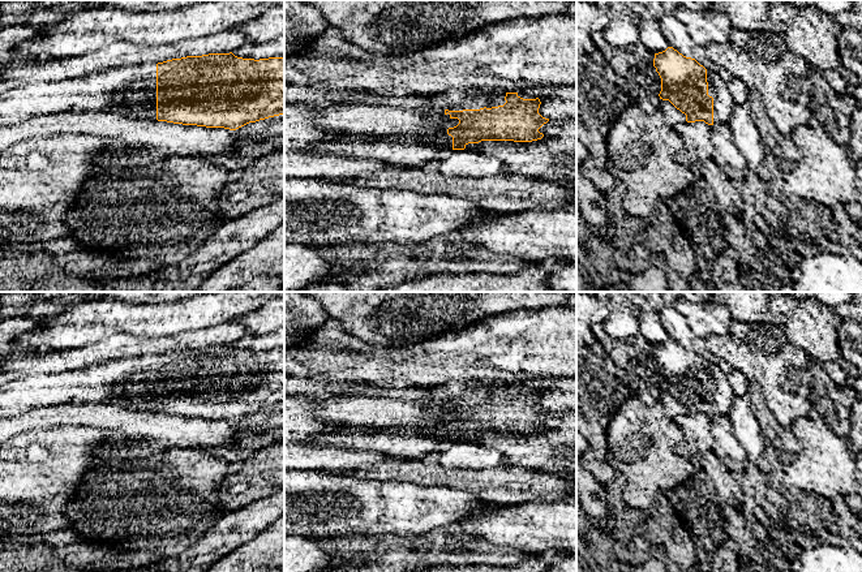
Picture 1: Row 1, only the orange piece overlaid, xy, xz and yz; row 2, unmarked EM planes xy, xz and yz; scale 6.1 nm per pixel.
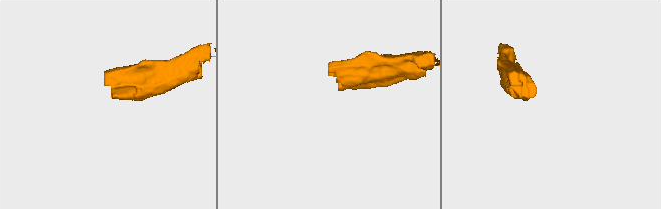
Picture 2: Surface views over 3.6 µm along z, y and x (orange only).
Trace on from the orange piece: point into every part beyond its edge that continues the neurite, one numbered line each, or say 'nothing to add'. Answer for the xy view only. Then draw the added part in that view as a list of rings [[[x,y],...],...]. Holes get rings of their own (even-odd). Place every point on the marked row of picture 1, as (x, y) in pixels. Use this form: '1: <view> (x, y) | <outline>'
1: xy (131, 90) | [[[156,63],[124,65],[82,78],[33,83],[0,94],[0,126],[56,113],[119,113],[130,120],[156,121]]]

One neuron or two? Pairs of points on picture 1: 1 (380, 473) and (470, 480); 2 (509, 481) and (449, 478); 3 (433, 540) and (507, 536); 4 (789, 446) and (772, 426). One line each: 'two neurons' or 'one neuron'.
1: one neuron
2: one neuron
3: two neurons
4: one neuron

